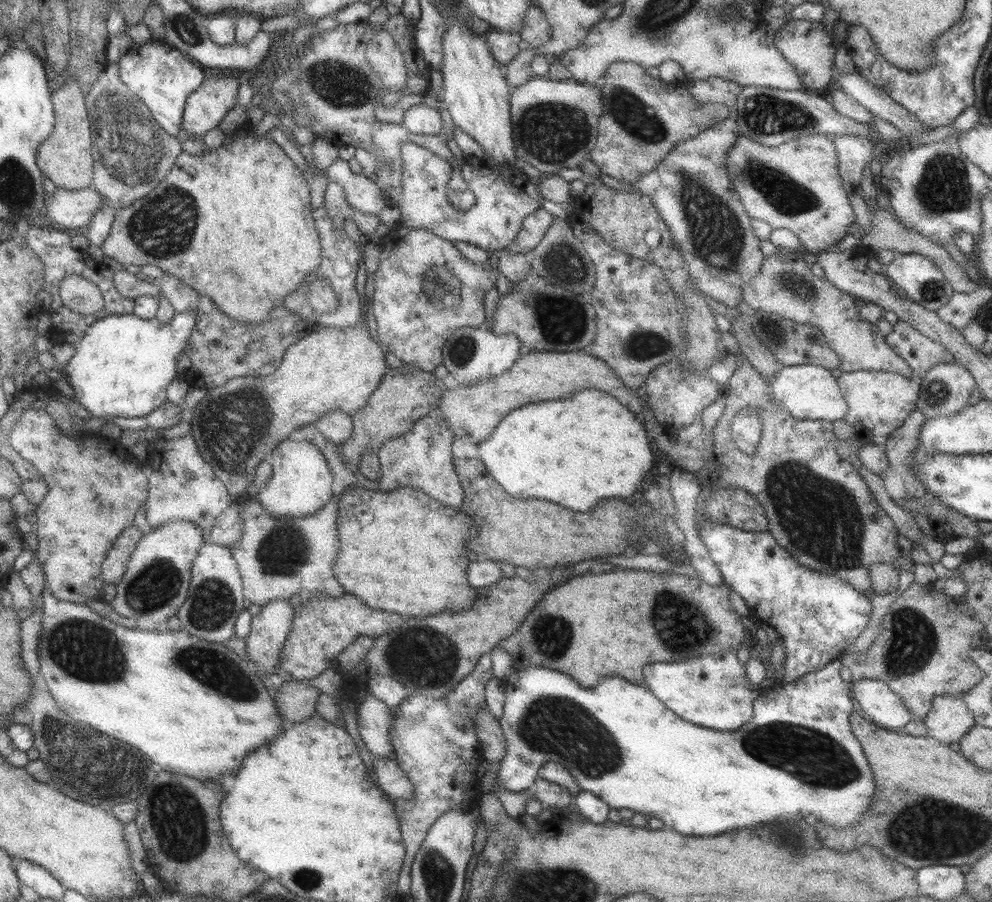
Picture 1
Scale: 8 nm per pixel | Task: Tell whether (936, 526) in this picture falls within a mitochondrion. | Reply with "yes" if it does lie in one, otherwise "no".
no

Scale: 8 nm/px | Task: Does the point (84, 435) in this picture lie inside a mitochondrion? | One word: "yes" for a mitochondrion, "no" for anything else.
no

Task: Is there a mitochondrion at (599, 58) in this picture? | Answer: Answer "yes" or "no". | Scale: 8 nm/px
no

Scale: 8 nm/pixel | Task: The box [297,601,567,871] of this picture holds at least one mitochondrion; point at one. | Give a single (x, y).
(425, 659)

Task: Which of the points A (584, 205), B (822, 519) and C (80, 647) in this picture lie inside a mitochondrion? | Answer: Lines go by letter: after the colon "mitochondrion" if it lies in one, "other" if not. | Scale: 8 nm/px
A: other
B: mitochondrion
C: mitochondrion

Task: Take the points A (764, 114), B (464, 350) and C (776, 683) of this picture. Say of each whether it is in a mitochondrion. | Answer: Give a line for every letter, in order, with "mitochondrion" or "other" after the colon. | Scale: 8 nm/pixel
A: mitochondrion
B: mitochondrion
C: other

